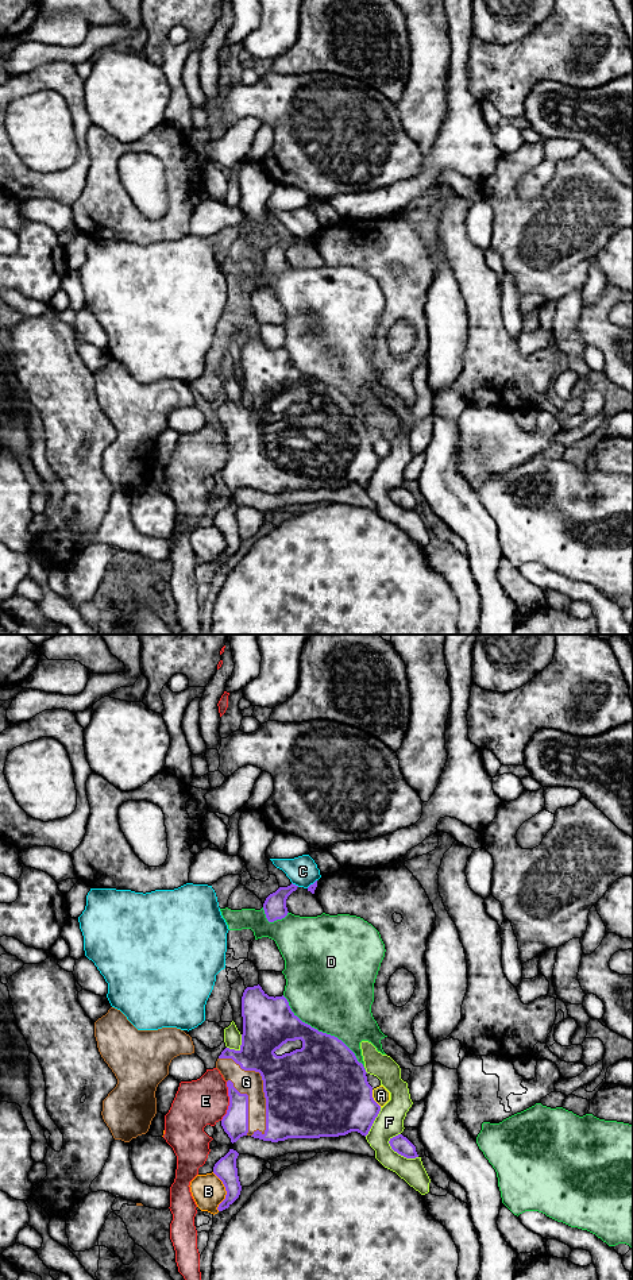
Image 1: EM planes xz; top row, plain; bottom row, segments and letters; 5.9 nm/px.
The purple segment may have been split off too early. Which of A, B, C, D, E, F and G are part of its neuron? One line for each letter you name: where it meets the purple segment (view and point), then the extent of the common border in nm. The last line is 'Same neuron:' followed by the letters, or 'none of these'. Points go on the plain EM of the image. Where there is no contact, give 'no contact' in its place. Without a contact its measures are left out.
G: meets purple in xz at (263, 436); contact 550 nm long
Same neuron: G

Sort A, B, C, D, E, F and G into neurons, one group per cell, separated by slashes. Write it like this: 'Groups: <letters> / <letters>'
Groups: A / B / C / D / E / F / G

